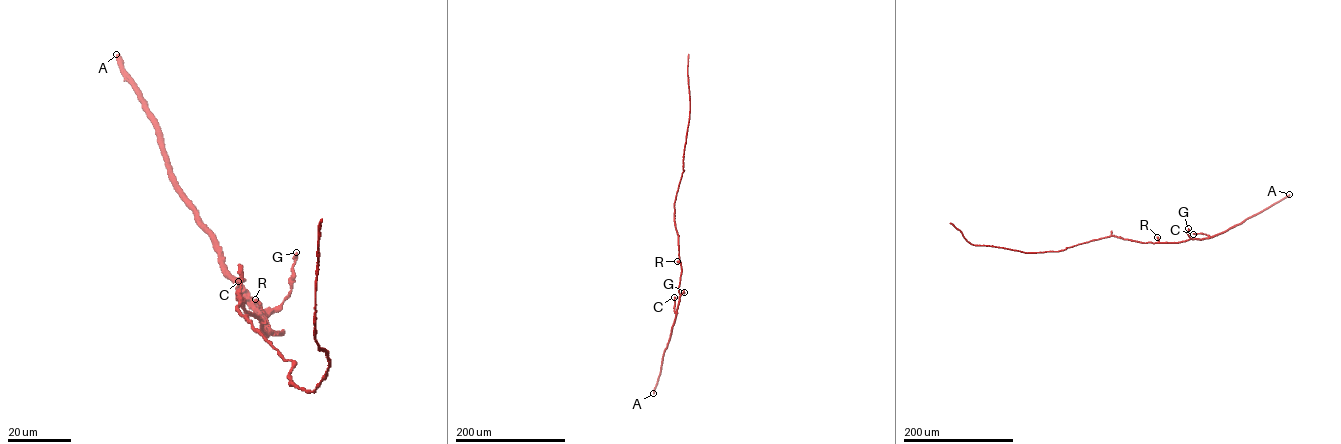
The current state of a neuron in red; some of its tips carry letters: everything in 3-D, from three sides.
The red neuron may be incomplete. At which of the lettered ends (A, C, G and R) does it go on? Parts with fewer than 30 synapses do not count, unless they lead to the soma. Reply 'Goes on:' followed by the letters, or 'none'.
Goes on: none

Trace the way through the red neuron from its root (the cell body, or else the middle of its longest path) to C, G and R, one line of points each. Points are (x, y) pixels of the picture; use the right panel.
C: (1122, 238), (1144, 243), (1175, 242), (1208, 237), (1193, 234)
G: (1122, 238), (1144, 243), (1179, 242), (1190, 238), (1188, 228)
R: (1122, 238), (1155, 243), (1159, 241), (1157, 237)

